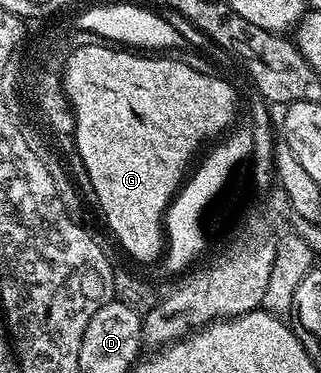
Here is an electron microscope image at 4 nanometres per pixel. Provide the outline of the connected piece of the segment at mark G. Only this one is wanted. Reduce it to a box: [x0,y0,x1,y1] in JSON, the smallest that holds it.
[61,44,236,263]

